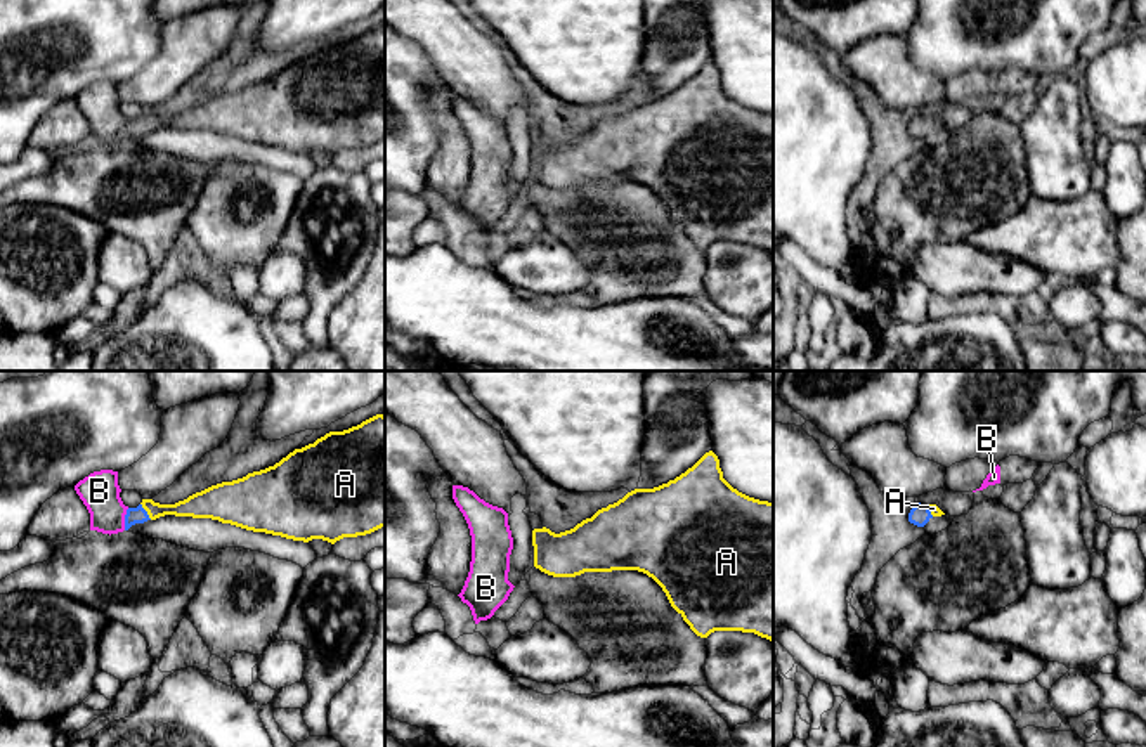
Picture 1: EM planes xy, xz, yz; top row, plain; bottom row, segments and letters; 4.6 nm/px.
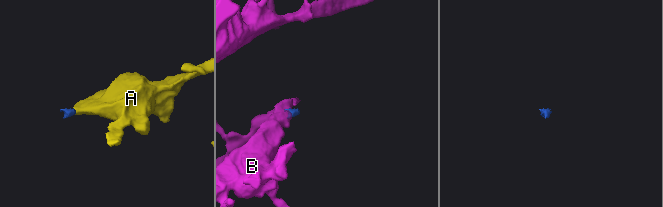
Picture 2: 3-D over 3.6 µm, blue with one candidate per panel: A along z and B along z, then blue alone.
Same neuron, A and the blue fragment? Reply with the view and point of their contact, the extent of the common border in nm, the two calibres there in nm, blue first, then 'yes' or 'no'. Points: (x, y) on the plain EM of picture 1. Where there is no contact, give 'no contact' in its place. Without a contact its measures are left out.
xy (146, 123) | 90 nm | 80/120 nm | yes

